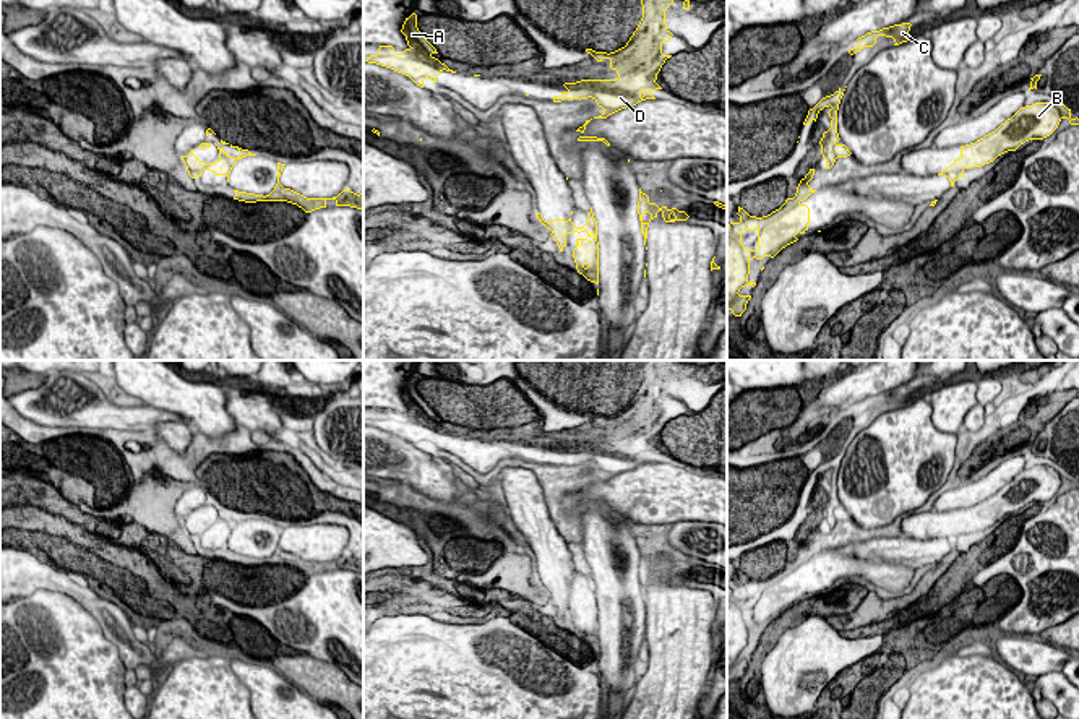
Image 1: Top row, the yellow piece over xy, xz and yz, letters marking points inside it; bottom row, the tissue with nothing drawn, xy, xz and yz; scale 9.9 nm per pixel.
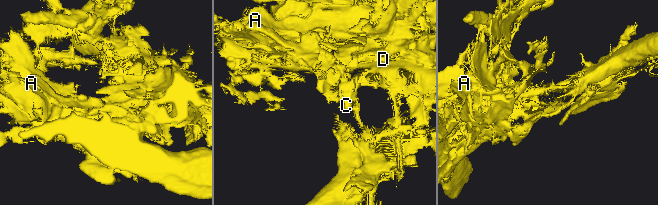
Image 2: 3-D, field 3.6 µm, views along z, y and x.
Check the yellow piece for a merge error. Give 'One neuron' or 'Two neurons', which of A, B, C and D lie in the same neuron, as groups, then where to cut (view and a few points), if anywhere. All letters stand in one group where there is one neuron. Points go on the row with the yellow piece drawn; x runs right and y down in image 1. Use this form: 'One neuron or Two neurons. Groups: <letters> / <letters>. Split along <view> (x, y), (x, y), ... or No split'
Two neurons. Groups: A C D / B. Split along xy (185, 156), (189, 166), (200, 166), (203, 163)

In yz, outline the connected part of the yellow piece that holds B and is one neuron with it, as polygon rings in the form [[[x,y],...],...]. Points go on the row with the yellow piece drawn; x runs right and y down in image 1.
[[[1035,102],[1021,107],[1011,118],[995,131],[975,143],[961,146],[959,166],[962,169],[982,167],[998,156],[1016,151],[1029,140],[1043,140],[1060,125],[1061,114],[1051,102]]]

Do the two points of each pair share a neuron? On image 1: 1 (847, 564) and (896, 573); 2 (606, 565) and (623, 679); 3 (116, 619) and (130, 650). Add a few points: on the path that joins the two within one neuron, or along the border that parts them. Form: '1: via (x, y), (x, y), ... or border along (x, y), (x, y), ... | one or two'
1: via (859, 567), (885, 573) | one
2: via (619, 593), (619, 651) | one
3: via (117, 627), (125, 641) | one

